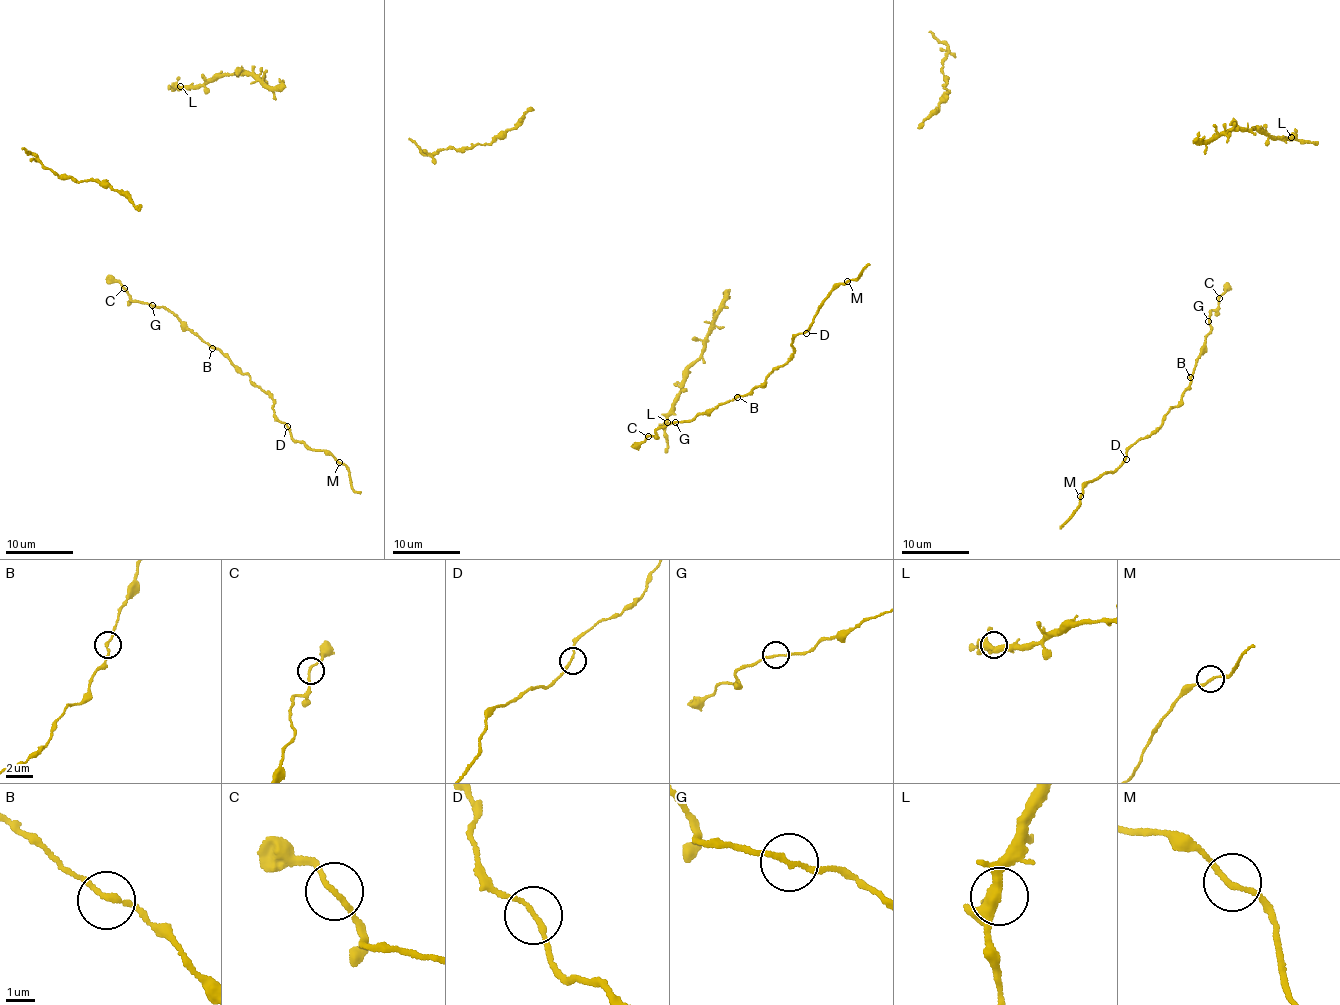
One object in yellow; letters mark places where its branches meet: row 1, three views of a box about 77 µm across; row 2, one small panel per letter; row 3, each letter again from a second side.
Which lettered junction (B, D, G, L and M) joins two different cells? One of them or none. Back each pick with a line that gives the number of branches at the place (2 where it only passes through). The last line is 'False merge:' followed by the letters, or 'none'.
False merge: none

